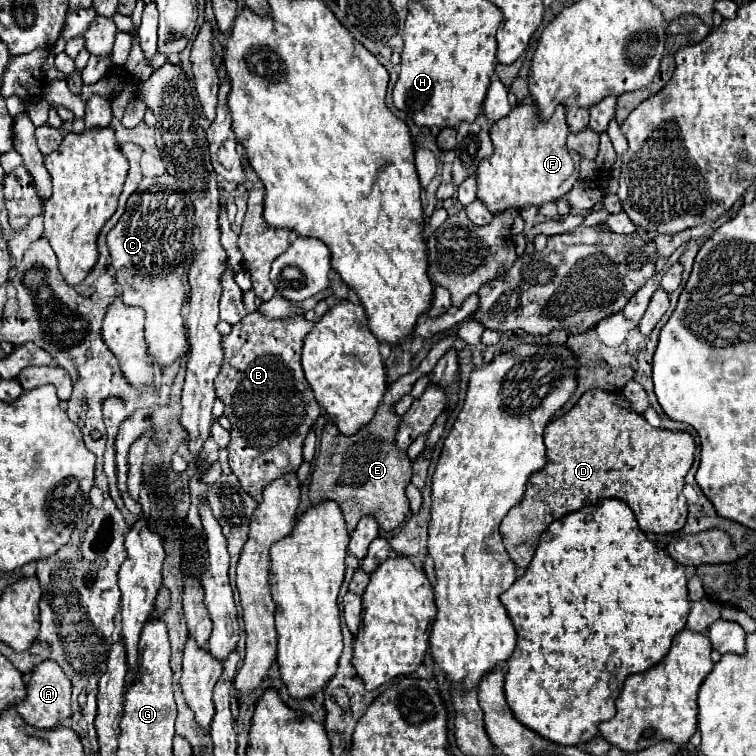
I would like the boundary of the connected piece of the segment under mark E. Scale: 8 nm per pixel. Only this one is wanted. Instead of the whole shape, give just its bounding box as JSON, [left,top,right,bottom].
[310,403,412,533]

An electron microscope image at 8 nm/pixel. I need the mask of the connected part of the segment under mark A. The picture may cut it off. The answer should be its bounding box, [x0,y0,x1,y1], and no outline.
[16,661,72,729]

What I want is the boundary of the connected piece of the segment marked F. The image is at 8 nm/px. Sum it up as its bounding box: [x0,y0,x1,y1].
[476,103,580,213]

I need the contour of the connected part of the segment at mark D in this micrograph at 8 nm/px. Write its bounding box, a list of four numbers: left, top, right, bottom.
[500,389,696,569]

